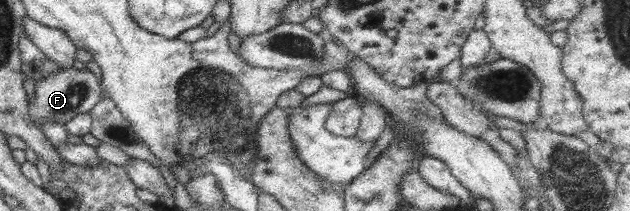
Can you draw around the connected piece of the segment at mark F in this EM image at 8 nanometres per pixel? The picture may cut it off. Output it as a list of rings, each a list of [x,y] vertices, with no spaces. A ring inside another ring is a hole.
[[[69,69],[51,73],[35,82],[33,99],[29,100],[28,116],[38,125],[38,121],[55,122],[65,125],[75,116],[90,113],[90,110],[102,99],[102,82],[89,70]]]

